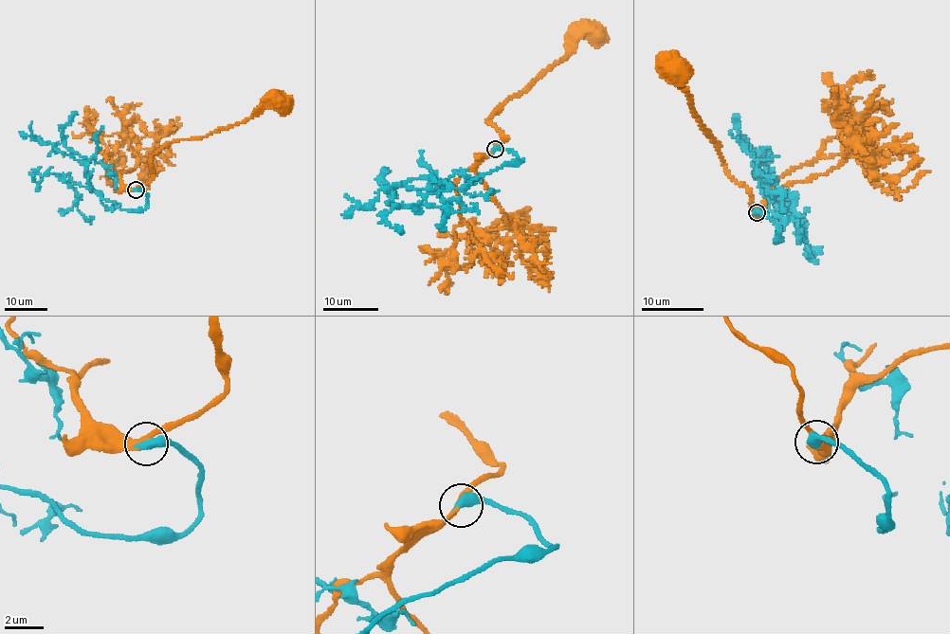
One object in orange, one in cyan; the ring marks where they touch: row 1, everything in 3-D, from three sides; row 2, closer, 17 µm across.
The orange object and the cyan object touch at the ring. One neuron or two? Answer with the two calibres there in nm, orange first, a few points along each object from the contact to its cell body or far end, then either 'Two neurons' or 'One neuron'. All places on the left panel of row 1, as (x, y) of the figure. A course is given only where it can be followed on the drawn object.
Thickness 280 nm (orange) against 550 nm. Course of orange: (136, 189), (152, 177), (151, 156), (165, 145), (202, 138), (242, 123), (267, 107), (283, 110), (285, 107). Course of cyan: (136, 190), (147, 195), (143, 209), (124, 210), (101, 198), (88, 182), (85, 166), (33, 138), (31, 122). One neuron

